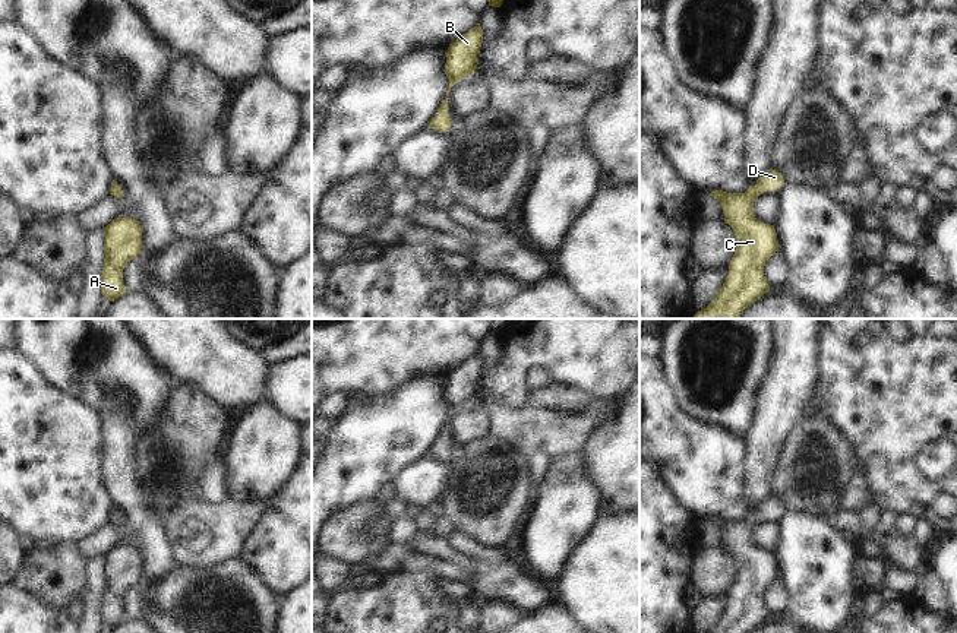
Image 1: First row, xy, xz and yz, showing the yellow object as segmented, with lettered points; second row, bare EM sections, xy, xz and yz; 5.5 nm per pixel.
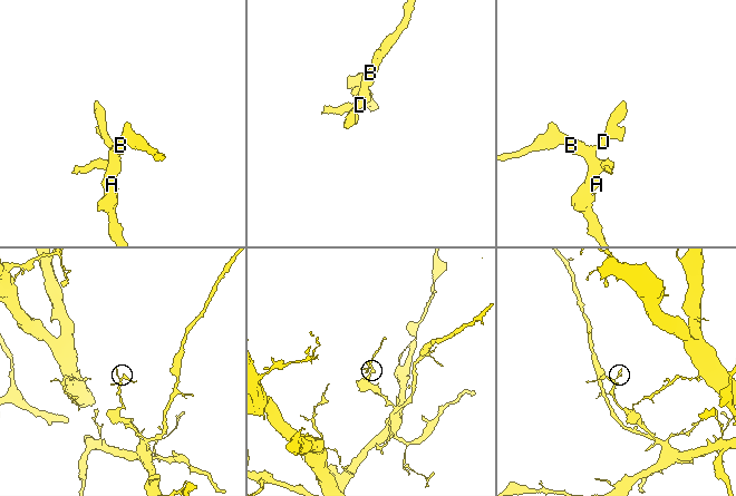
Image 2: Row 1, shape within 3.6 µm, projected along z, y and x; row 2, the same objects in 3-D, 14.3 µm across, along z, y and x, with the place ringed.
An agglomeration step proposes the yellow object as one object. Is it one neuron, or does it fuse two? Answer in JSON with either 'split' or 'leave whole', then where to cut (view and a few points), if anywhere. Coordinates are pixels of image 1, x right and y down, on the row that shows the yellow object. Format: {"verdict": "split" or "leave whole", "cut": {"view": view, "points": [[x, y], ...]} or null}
{"verdict": "leave whole", "cut": null}

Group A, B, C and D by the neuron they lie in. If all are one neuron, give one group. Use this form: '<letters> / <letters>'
A B C D

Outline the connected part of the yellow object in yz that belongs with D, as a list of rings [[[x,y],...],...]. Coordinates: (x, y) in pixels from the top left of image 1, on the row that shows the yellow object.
[[[770,168],[745,193],[732,194],[723,190],[710,193],[720,202],[724,222],[732,227],[738,244],[723,287],[694,319],[739,319],[748,306],[770,291],[764,266],[778,251],[778,240],[774,225],[755,218],[754,200],[762,192],[777,192],[783,184],[781,173]]]

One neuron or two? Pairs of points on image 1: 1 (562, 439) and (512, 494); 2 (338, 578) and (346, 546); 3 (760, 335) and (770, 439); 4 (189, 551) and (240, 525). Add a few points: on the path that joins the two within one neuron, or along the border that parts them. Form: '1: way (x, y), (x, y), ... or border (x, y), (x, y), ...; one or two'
1: border (499, 439), (504, 439), (528, 458); two
2: border (327, 554), (348, 565); two
3: border (773, 347), (770, 367), (760, 388), (755, 414); two
4: way (202, 538), (227, 525); one

